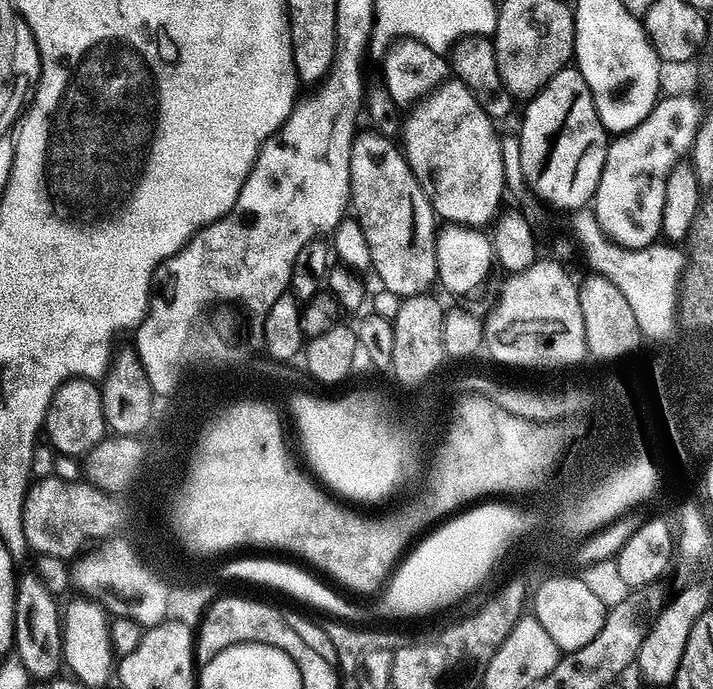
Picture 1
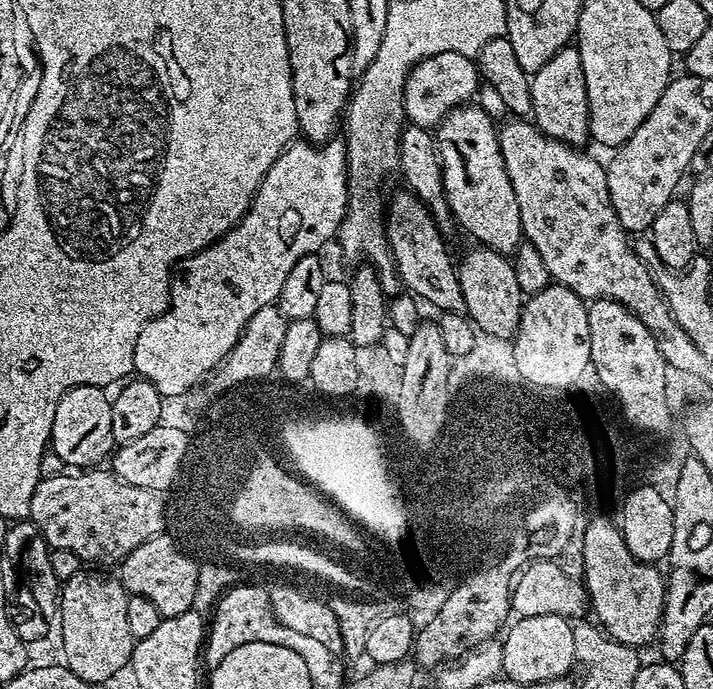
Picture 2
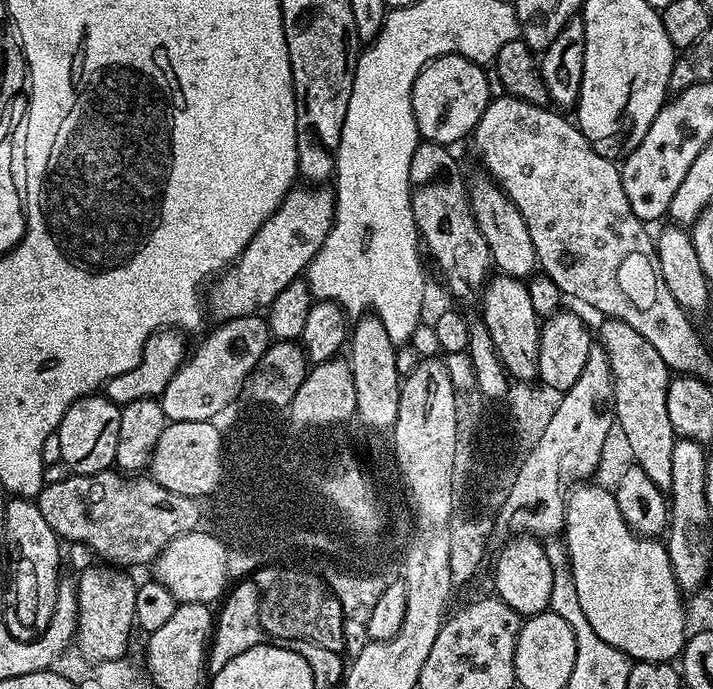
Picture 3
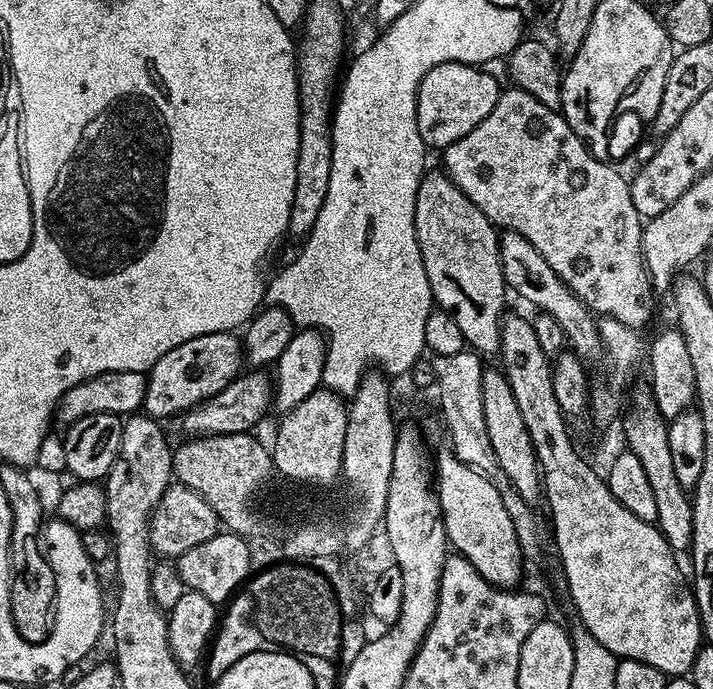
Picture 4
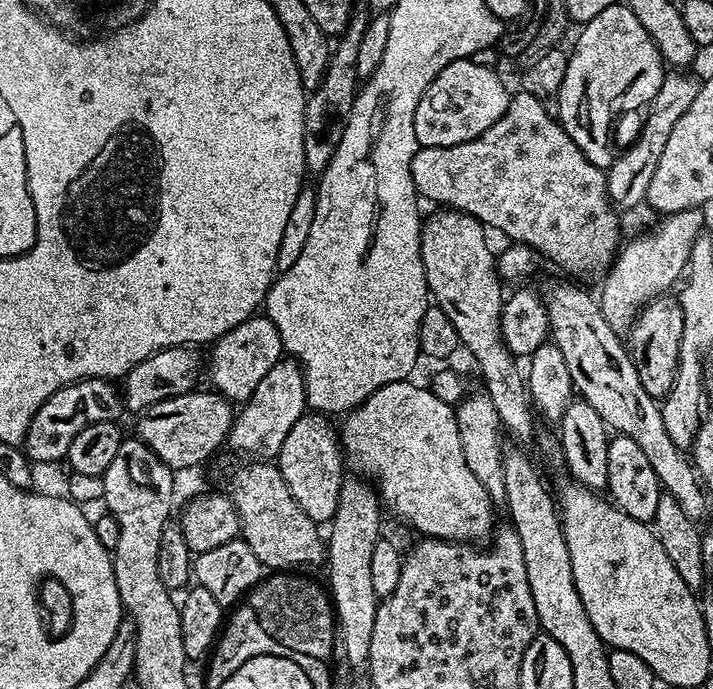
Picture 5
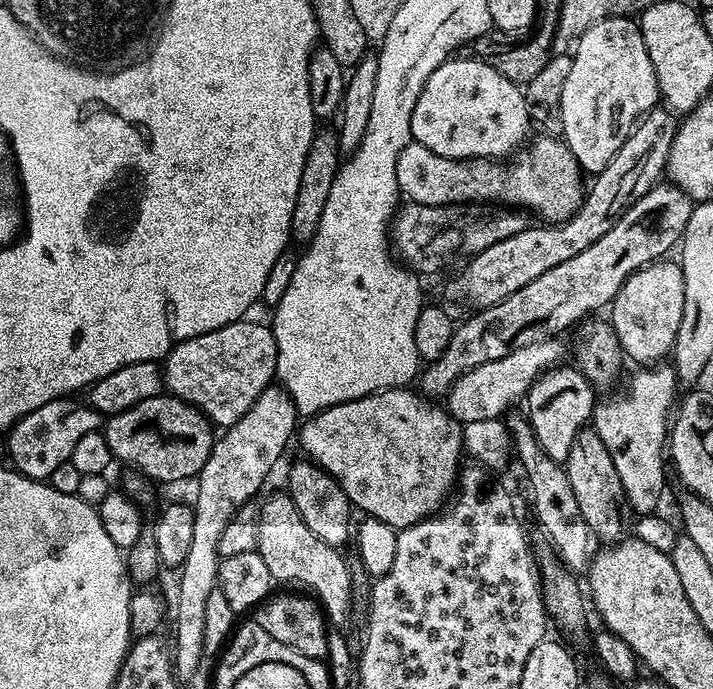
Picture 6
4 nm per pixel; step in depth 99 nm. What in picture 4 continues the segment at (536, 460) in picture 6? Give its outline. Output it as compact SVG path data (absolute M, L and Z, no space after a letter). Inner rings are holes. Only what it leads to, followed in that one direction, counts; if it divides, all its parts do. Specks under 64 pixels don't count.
M441 171L425 173L415 199L415 232L423 266L430 281L433 303L450 314L461 327L465 343L479 355L495 357L500 351L500 325L505 313L504 296L508 294L502 274L499 231L486 214L470 201Z

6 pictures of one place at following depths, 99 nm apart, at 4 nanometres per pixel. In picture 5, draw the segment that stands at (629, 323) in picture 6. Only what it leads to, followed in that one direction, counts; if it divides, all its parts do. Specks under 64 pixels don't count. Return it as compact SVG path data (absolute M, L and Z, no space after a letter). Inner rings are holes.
M662 295L649 301L639 310L630 333L632 361L638 370L638 382L642 382L646 394L663 398L674 386L678 370L678 348L682 338L682 306L679 299ZM672 298L672 300L671 300ZM632 340L632 344L631 344Z

